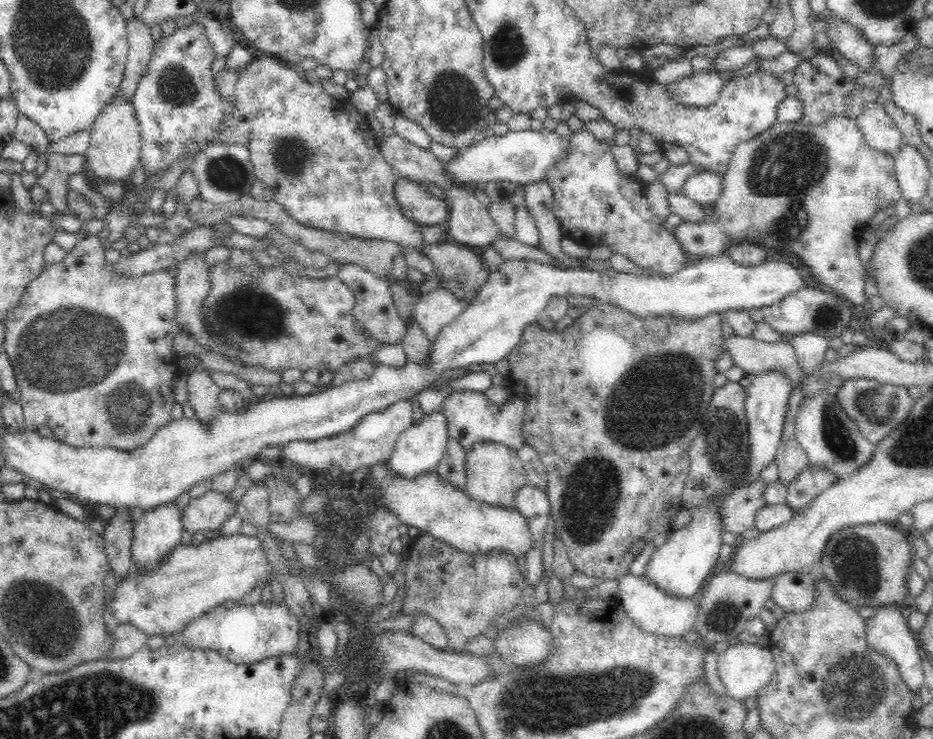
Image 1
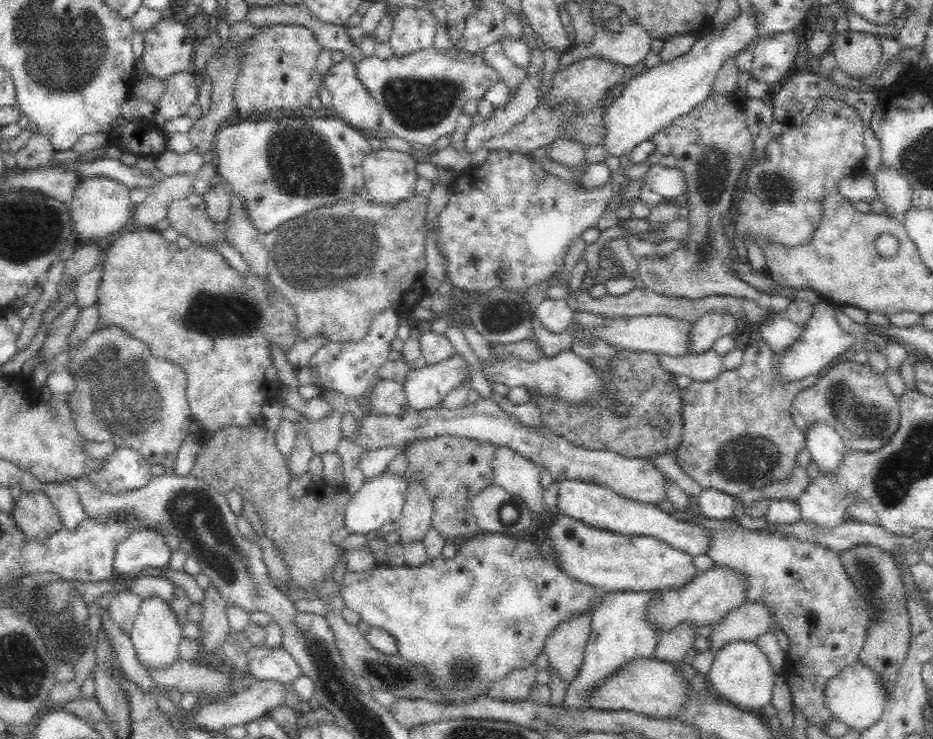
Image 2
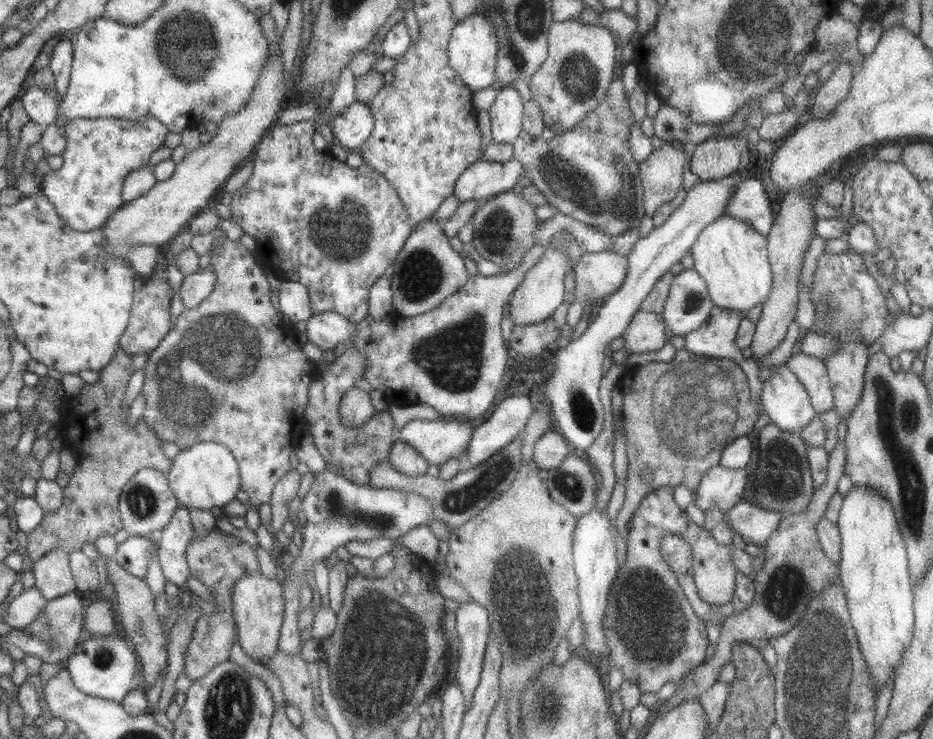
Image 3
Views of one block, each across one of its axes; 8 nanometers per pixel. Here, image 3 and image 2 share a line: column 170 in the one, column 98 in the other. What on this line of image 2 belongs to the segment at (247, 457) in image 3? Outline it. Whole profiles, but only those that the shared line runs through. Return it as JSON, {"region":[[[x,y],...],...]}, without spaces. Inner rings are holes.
{"region":[[[110,327],[98,333],[92,333],[92,336],[90,336],[87,341],[80,344],[73,352],[73,359],[69,364],[69,369],[76,375],[77,391],[71,397],[65,399],[69,402],[72,412],[77,418],[78,430],[85,440],[88,440],[88,442],[104,442],[104,440],[111,440],[120,447],[132,447],[132,449],[135,449],[143,456],[150,466],[162,465],[168,468],[174,465],[181,442],[189,434],[188,427],[193,421],[190,409],[188,408],[188,401],[186,400],[186,377],[184,377],[184,372],[182,372],[182,369],[180,369],[178,365],[152,359],[150,351],[148,351],[148,347],[144,346],[144,343],[137,341],[130,337],[130,335],[124,333],[124,331],[116,329],[116,327]]]}

